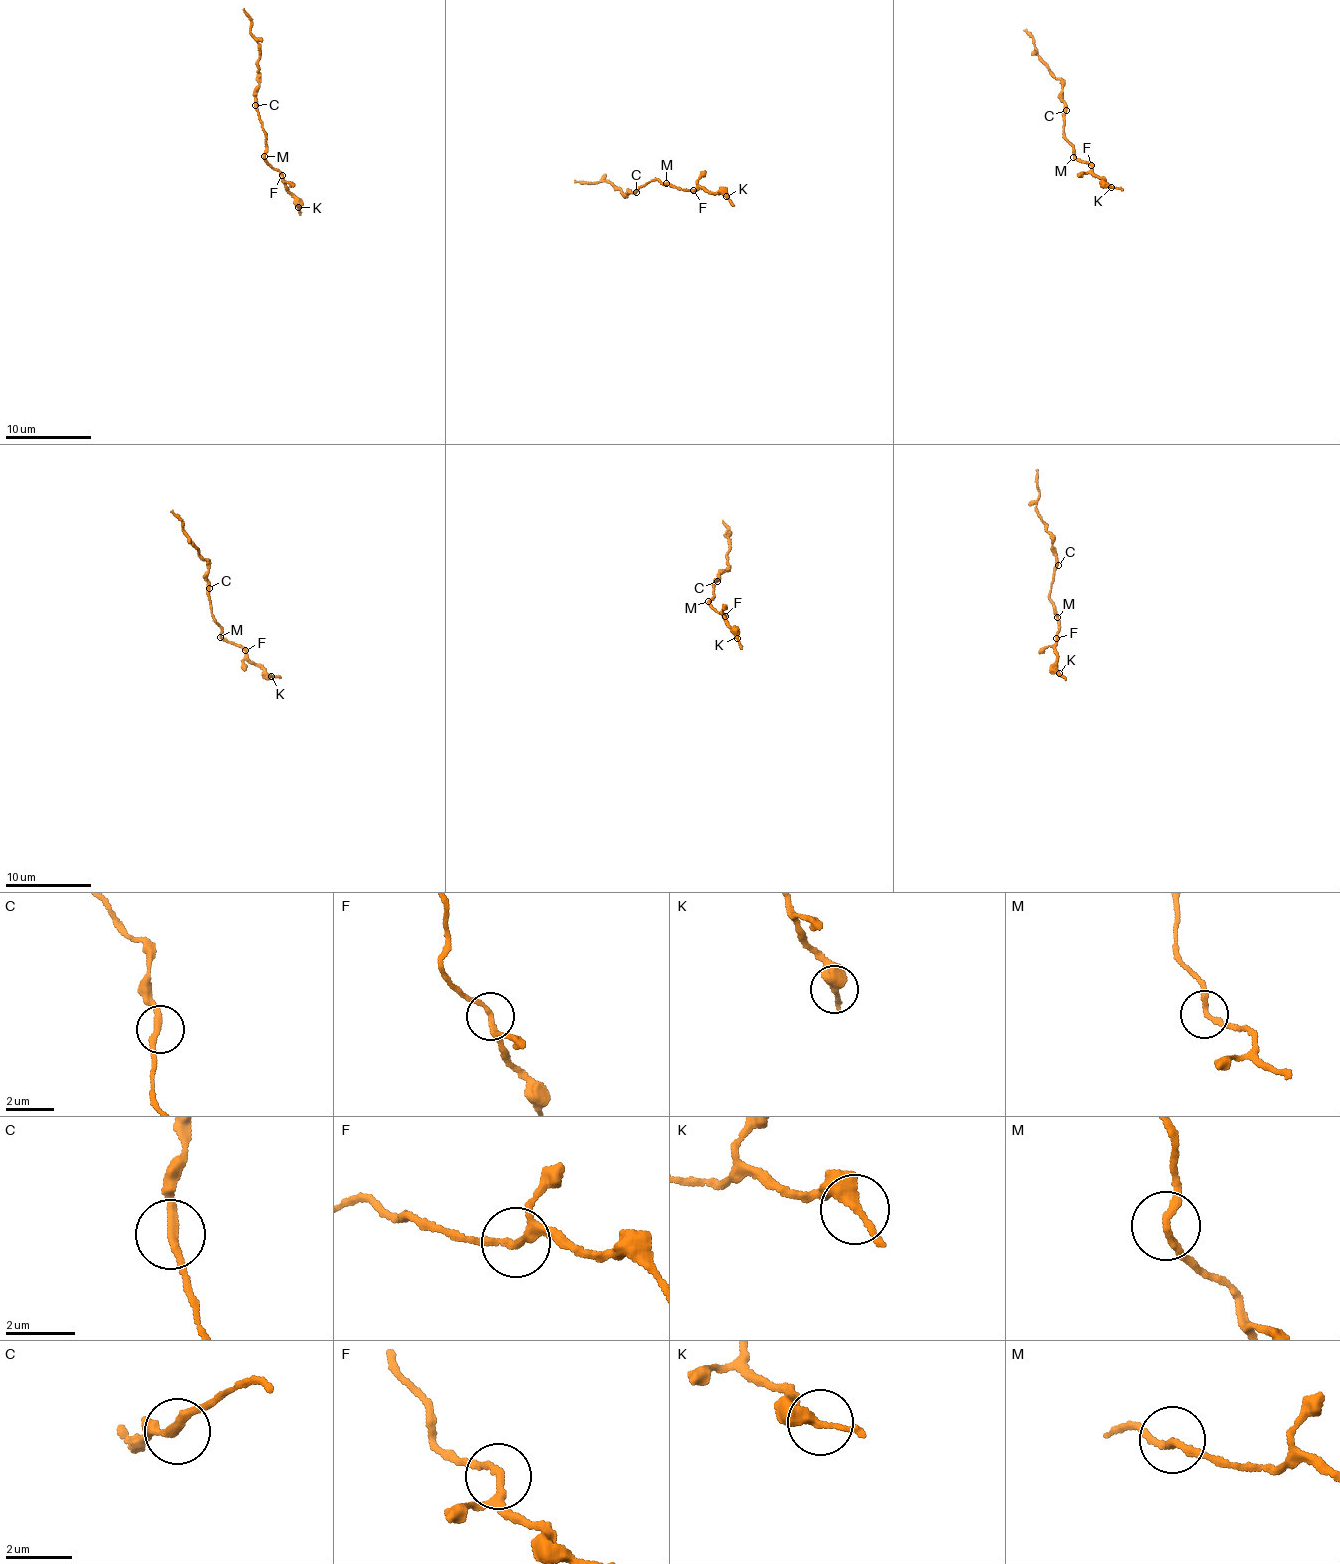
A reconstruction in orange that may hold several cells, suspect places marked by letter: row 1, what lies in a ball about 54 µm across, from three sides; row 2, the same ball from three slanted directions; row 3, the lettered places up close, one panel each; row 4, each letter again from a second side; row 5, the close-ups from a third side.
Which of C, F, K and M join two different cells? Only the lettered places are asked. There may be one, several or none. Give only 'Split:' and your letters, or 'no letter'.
Split: no letter

